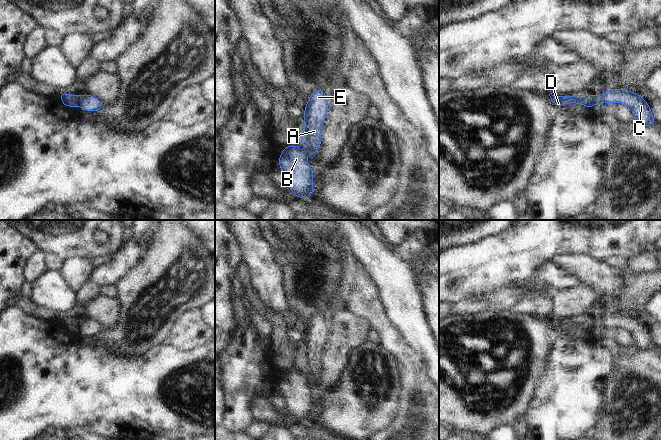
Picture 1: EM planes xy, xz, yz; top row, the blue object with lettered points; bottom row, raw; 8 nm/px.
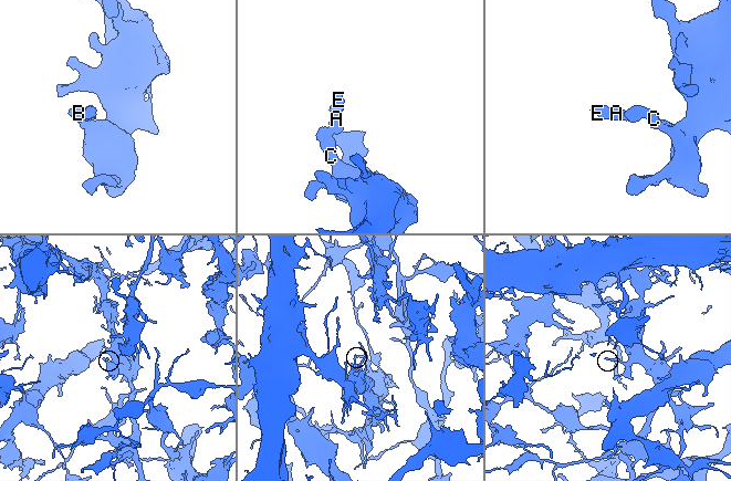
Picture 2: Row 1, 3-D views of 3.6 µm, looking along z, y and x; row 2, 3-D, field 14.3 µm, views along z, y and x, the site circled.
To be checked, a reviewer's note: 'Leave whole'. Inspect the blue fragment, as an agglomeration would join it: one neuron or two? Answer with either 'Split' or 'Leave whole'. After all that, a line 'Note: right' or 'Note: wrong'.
Split.
Note: wrong

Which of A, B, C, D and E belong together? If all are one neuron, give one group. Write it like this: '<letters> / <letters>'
A D E / B C

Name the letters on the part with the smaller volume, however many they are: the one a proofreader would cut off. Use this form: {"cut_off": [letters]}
{"cut_off": ["A", "D", "E"]}

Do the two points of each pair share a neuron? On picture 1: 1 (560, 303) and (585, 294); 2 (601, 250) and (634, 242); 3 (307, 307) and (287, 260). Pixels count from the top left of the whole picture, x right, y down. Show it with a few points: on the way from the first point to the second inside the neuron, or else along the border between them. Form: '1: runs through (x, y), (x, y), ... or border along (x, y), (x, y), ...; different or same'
1: runs through (566, 303), (573, 303), (579, 299); same
2: runs through (609, 242), (626, 242); same
3: runs through (303, 295), (294, 283), (294, 272); same

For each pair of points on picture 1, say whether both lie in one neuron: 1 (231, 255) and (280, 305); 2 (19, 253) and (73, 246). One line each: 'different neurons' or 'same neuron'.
1: different neurons
2: different neurons

